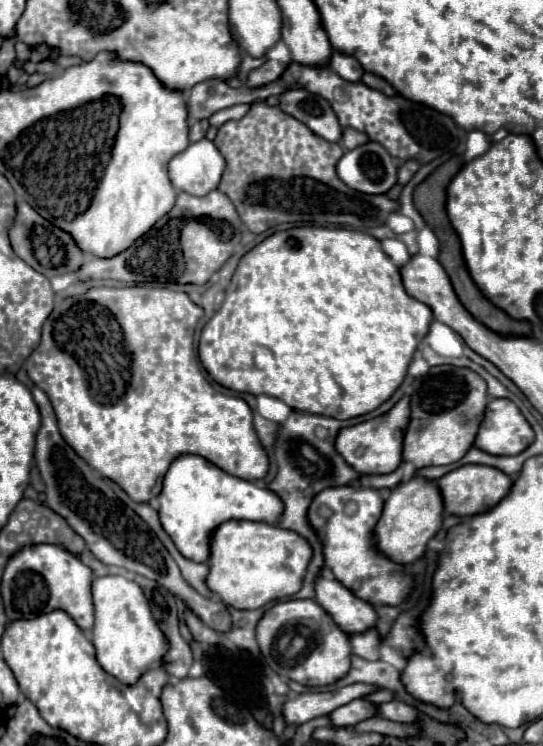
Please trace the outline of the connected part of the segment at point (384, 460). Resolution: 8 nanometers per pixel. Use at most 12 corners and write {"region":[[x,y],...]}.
{"region":[[410,397],[344,427],[336,451],[360,473],[402,463]]}

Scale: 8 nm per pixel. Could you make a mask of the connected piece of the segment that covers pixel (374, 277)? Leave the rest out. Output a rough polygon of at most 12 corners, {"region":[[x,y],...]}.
{"region":[[301,225],[240,259],[208,375],[352,419],[432,323],[376,237]]}

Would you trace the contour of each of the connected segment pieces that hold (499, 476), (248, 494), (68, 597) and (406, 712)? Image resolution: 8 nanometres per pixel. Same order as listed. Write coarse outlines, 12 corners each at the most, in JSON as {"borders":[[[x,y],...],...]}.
{"borders":[[[462,465],[438,479],[444,509],[490,511],[512,479],[488,465]],[[198,455],[168,469],[160,521],[206,563],[224,521],[276,523],[282,499]],[[30,545],[6,565],[8,621],[66,611],[94,625],[94,573],[58,545]],[[402,701],[376,705],[378,715],[398,723],[416,723],[418,711]]]}

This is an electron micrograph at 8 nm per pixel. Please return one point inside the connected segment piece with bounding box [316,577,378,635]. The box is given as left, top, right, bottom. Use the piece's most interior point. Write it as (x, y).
(352, 615)

